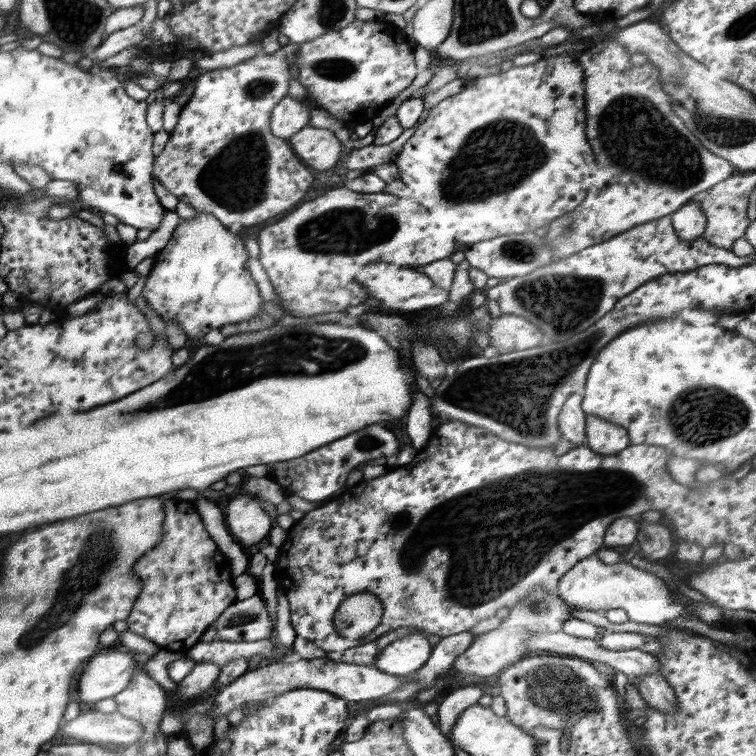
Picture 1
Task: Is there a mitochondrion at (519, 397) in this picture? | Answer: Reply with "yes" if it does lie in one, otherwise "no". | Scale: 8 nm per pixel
yes

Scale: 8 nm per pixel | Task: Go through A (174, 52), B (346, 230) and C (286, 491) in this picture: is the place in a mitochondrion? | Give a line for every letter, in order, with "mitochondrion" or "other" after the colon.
A: other
B: mitochondrion
C: other

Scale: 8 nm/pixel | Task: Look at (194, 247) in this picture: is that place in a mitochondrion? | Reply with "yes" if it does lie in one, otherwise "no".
no

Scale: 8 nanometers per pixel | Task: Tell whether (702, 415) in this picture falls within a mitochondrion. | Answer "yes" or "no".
yes

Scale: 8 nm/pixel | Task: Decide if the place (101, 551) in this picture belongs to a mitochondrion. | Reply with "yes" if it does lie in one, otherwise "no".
yes

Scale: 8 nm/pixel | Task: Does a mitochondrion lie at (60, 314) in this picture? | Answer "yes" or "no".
no

